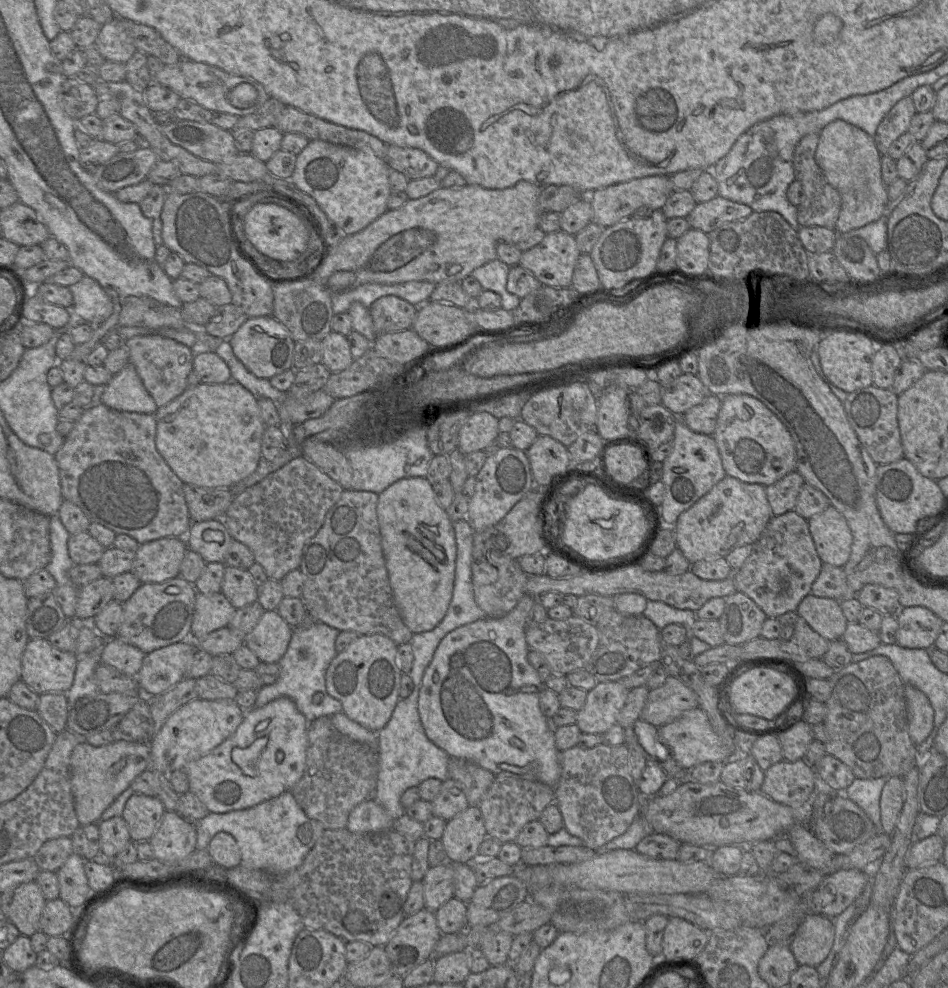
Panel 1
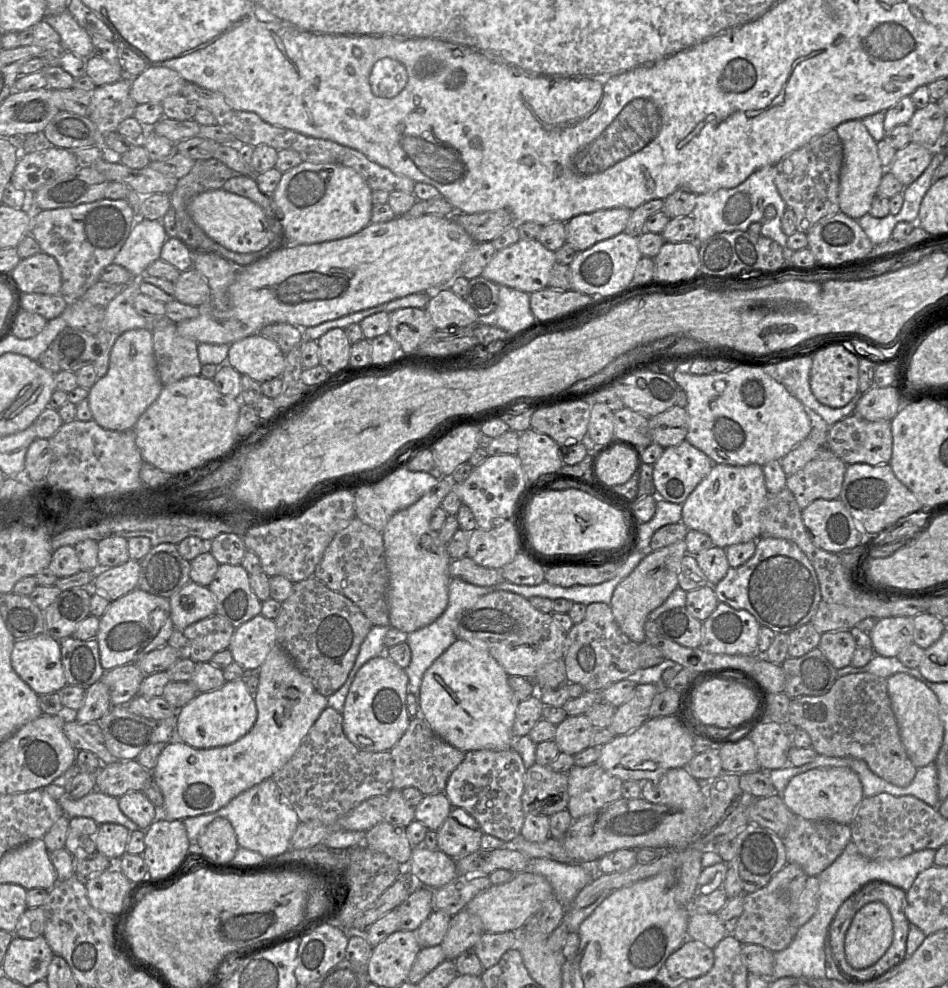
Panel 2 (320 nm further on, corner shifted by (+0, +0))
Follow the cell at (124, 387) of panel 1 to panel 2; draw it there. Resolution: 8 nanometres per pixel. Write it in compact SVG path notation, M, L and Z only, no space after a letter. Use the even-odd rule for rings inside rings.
M148 328L127 330L117 338L111 349L107 373L98 378L88 391L92 419L105 429L132 430L162 388L156 369L152 331Z

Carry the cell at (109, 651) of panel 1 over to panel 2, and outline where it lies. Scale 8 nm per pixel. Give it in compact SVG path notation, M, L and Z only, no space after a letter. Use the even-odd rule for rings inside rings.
M101 680L86 689L83 705L71 717L79 723L96 722L112 708L108 686Z

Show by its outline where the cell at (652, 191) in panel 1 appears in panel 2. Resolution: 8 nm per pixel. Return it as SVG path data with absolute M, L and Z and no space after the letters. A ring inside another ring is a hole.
M615 207L583 213L565 222L566 242L581 252L626 229L631 209Z

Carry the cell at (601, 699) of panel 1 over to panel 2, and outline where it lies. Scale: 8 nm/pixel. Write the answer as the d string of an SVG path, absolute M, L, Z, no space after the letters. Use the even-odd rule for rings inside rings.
M585 714L571 716L556 726L554 741L560 752L570 755L590 747L595 727Z

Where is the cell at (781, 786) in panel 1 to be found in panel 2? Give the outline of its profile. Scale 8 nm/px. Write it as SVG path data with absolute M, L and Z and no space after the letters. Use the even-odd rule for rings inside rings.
M815 768L794 776L785 788L782 800L797 816L810 821L831 821L849 825L863 800L863 788L858 775L851 769Z

